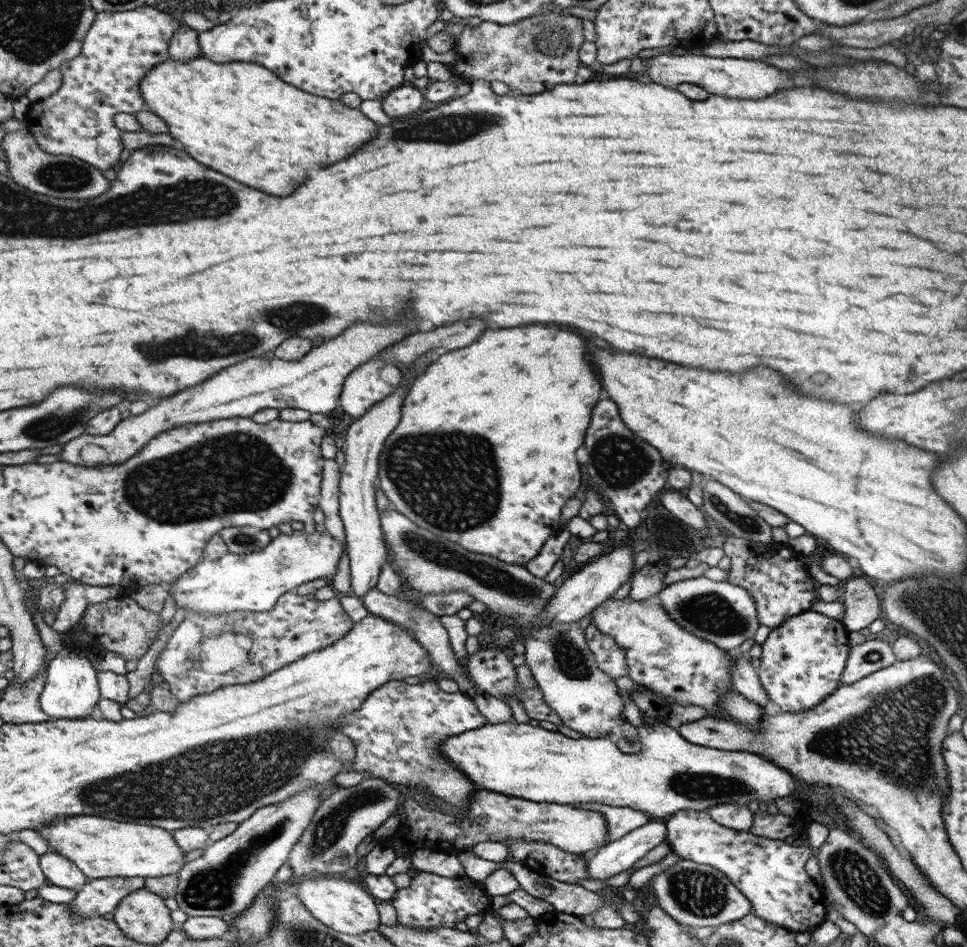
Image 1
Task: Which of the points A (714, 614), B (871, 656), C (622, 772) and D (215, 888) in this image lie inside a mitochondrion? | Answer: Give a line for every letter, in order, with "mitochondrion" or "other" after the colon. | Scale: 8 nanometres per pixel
A: mitochondrion
B: mitochondrion
C: other
D: mitochondrion

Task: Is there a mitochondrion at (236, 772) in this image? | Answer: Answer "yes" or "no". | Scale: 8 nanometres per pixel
yes

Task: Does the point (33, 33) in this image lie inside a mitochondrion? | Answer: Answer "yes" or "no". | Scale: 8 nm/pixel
yes

